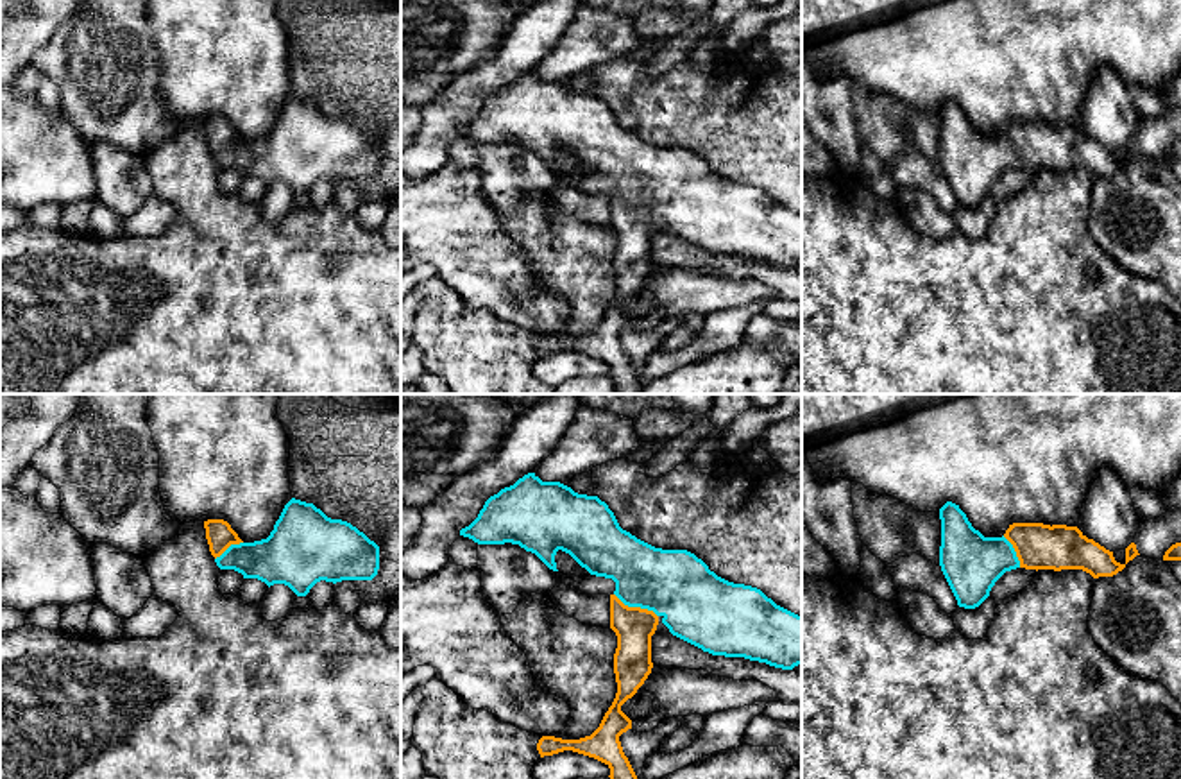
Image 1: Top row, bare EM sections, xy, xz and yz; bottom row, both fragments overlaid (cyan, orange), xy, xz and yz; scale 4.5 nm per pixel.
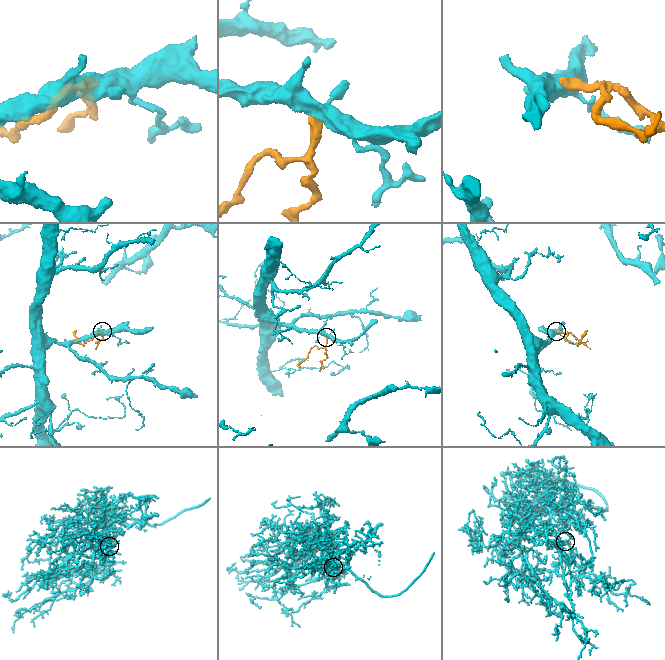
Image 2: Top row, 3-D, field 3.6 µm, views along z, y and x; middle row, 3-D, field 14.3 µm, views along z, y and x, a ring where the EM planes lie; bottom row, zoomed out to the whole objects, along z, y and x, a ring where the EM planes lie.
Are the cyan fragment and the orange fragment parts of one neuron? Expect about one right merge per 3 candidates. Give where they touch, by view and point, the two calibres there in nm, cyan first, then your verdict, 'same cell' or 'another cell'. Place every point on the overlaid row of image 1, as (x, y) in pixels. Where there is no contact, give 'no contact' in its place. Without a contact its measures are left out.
contact xz (636, 606); calibres 300 and 180 nm; same cell

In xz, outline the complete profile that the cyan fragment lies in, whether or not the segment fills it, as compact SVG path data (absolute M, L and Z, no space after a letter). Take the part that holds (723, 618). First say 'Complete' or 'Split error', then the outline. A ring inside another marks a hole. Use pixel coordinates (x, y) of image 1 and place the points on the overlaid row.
Split error. M535 473L524 475L490 496L460 535L478 544L519 544L553 571L558 571L555 555L562 550L590 575L616 582L610 595L610 629L617 636L616 698L590 736L580 740L542 736L537 743L540 758L573 750L605 763L610 779L637 779L619 741L619 736L632 729L632 720L621 706L651 673L651 636L660 621L673 636L712 655L744 657L782 670L802 664L802 616L777 605L757 587L718 577L687 550L662 550L637 539L619 526L614 512L598 496L578 494L560 482L542 482Z

